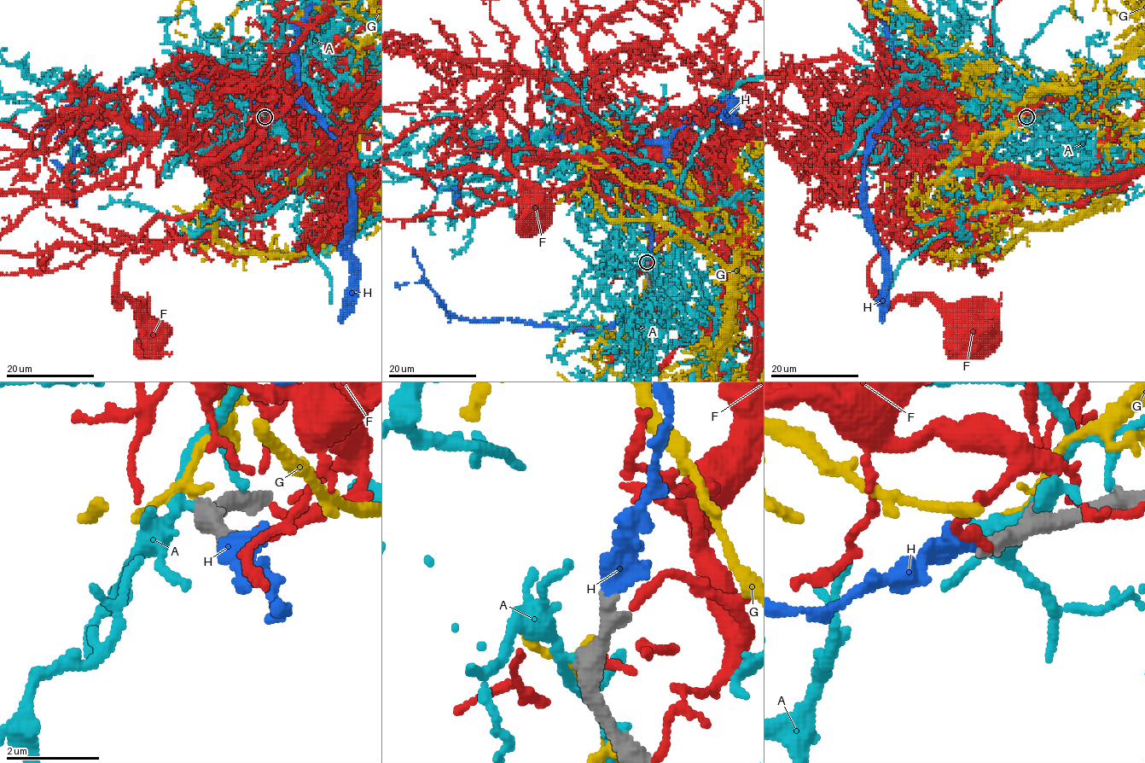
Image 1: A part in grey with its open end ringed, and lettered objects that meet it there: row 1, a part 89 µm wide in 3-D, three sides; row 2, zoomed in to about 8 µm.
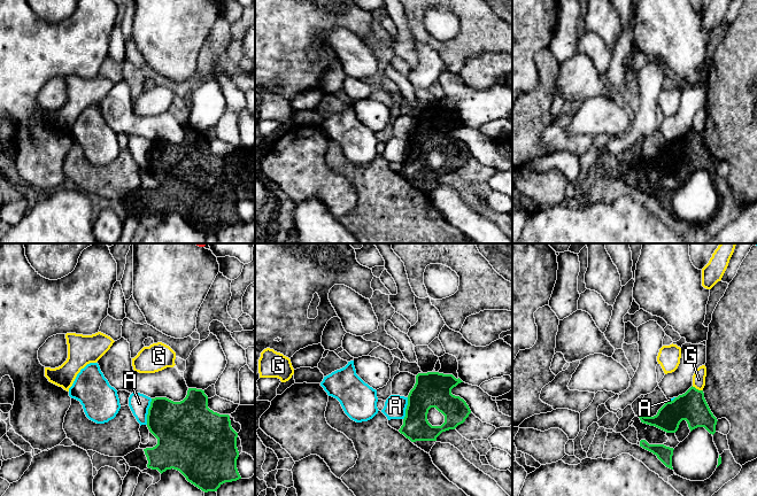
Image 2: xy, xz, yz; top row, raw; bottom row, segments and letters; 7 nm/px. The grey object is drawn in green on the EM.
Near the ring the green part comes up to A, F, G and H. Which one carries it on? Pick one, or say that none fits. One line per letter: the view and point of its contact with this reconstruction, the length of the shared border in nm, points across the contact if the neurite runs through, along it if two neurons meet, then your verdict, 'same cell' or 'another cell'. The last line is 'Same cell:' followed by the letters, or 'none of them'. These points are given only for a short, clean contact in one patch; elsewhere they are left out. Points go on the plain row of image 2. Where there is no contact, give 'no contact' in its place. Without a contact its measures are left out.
A: contact xy (148, 154); length 190 nm; border xy (152, 141), (146, 159), (146, 167); another cell
F: no contact; another cell
G: contact yz (697, 132); length 90 nm; border yz (692, 129), (702, 133); another cell
H: no contact; same cell
Same cell: H

